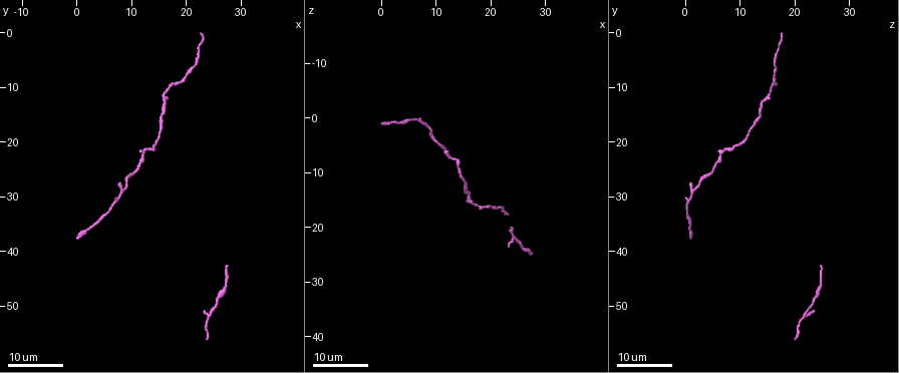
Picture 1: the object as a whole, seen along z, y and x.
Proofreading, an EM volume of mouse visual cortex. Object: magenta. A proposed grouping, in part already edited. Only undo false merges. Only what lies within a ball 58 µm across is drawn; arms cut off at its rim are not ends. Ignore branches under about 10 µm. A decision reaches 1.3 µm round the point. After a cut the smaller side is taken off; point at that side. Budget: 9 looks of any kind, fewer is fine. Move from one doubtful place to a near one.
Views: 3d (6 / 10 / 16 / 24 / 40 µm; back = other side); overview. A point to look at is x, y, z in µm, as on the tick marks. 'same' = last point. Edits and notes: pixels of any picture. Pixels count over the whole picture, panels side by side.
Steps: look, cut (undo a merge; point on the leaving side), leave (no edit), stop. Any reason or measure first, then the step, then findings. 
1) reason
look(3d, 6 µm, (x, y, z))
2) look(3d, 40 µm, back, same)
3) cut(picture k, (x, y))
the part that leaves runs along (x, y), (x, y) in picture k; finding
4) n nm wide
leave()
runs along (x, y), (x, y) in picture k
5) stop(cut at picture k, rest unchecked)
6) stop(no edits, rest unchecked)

look(3d, 16 µm, (14.5, 20.0, 11.0))

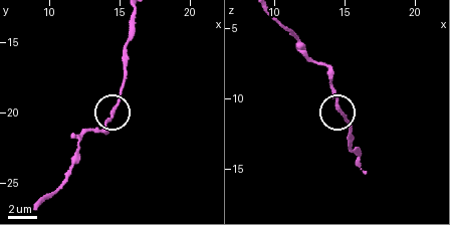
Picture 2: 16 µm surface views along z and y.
zoom in
look(3d, 6 µm, (14.6, 20.0, 10.6))

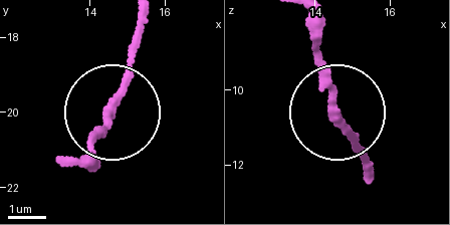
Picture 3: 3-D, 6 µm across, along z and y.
leave()
runs along (111, 116), (92, 170) in picture 3; all the same neuron

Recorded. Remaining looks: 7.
a narrow waist
look(3d, 24 µm, (9.5, 28.0, 2.5))

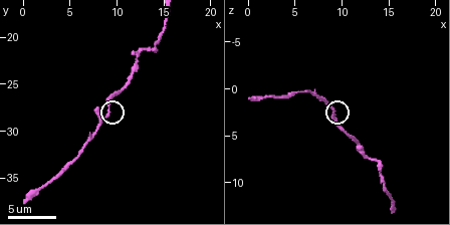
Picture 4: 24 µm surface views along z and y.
look(3d, 10 µm, (9.0, 28.0, 2.4))

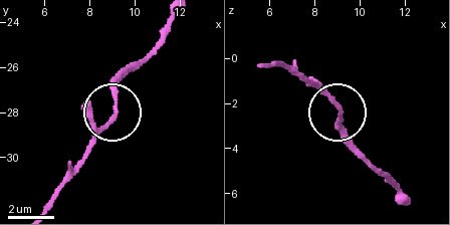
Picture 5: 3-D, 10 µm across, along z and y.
look(3d, 6 µm, (9.2, 27.7, 2.4))

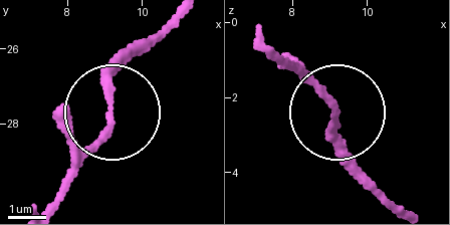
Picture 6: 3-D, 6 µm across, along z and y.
leave()
runs along (386, 200), (341, 142), (334, 109), (292, 68) in picture 6; all the same neuron

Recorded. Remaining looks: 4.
calibre changes
look(3d, 16 µm, (27.5, 46.5, 24.5))

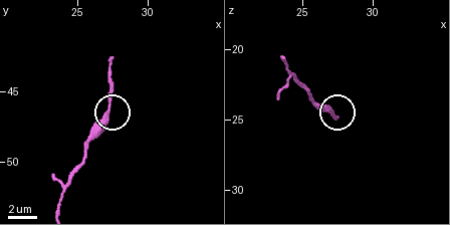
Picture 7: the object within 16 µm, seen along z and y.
zoom in
look(3d, 6 µm, (27.2, 46.6, 24.4))

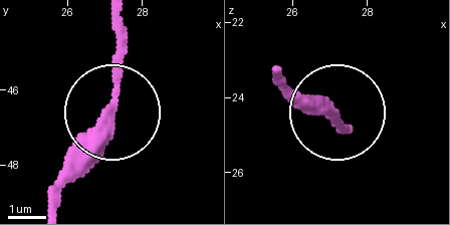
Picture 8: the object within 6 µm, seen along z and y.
260 nm wide
leave()
all the same neuron

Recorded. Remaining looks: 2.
three-way junction
look(3d, 24 µm, (16.0, 11.0, 15.5))

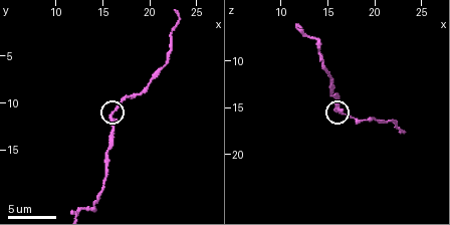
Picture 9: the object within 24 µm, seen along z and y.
zoom in
look(3d, 6 µm, same)

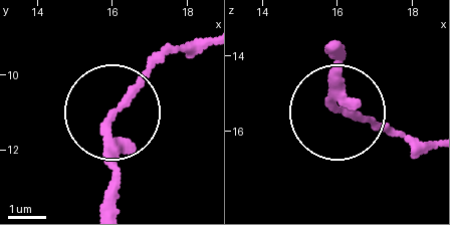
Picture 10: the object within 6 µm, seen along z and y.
3 arms
leave()
continuous, no second neuron

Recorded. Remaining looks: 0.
stop(no edits, rest unchecked)

